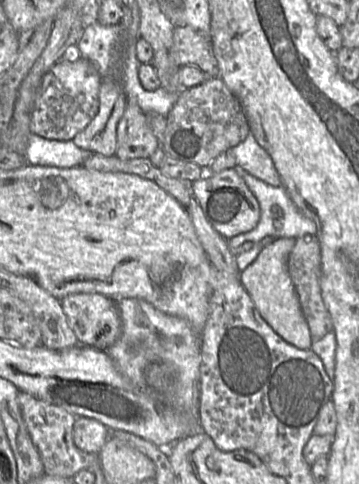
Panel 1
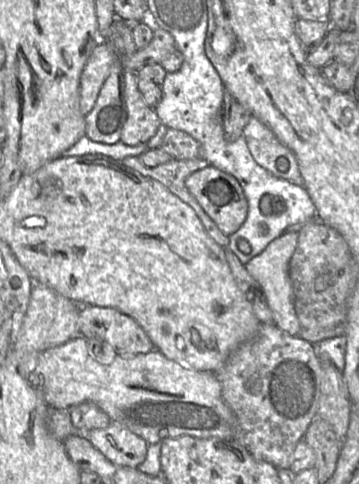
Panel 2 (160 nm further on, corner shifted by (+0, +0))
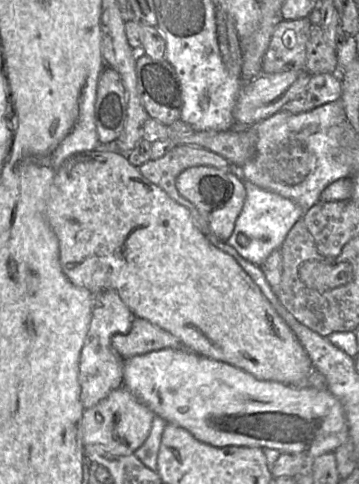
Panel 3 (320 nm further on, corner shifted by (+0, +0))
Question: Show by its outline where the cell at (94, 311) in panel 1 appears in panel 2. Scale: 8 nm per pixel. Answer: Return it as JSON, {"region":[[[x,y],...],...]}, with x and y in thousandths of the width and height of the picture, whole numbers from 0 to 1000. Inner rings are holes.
{"region":[[[226,630],[217,684],[259,717],[279,707],[320,731],[379,733],[432,721],[390,669],[320,636]]]}

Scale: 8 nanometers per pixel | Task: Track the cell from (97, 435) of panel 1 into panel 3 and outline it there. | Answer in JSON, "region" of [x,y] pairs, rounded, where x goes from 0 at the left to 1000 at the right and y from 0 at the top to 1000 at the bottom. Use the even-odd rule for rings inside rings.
{"region":[[[290,599],[267,610],[256,661],[223,731],[220,791],[234,845],[262,841],[315,806],[343,798],[345,740],[312,717],[309,700],[323,690],[359,688],[376,653],[320,599]]]}

